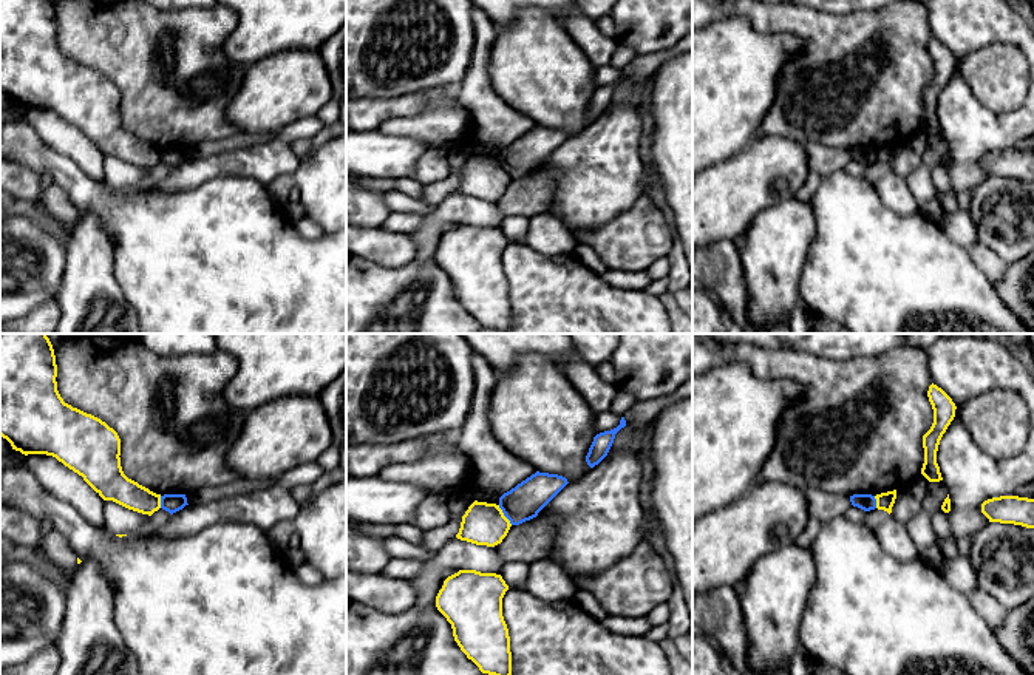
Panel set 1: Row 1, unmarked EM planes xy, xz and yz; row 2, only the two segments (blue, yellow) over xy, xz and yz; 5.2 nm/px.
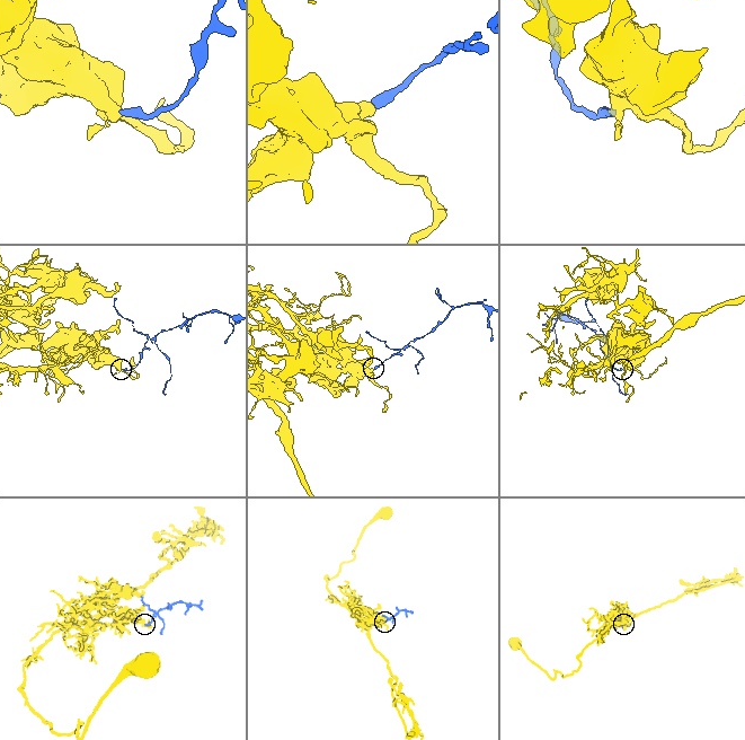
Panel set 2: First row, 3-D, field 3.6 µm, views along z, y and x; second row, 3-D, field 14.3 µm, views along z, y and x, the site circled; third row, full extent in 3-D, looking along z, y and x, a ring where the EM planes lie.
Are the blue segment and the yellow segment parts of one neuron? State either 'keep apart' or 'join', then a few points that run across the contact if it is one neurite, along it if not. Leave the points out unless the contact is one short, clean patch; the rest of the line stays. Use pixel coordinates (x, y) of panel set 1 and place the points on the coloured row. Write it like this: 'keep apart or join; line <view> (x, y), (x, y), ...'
keep apart; line xz (498, 505), (512, 524)

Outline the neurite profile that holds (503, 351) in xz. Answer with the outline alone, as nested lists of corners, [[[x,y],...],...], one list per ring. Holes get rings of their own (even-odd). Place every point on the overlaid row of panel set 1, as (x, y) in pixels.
[[[462,334],[474,354],[488,361],[496,375],[515,369],[516,363],[538,354],[560,365],[580,357],[569,334]]]

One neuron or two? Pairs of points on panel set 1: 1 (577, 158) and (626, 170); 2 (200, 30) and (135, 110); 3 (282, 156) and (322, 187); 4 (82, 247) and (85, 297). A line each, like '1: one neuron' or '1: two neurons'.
1: one neuron
2: one neuron
3: two neurons
4: one neuron

